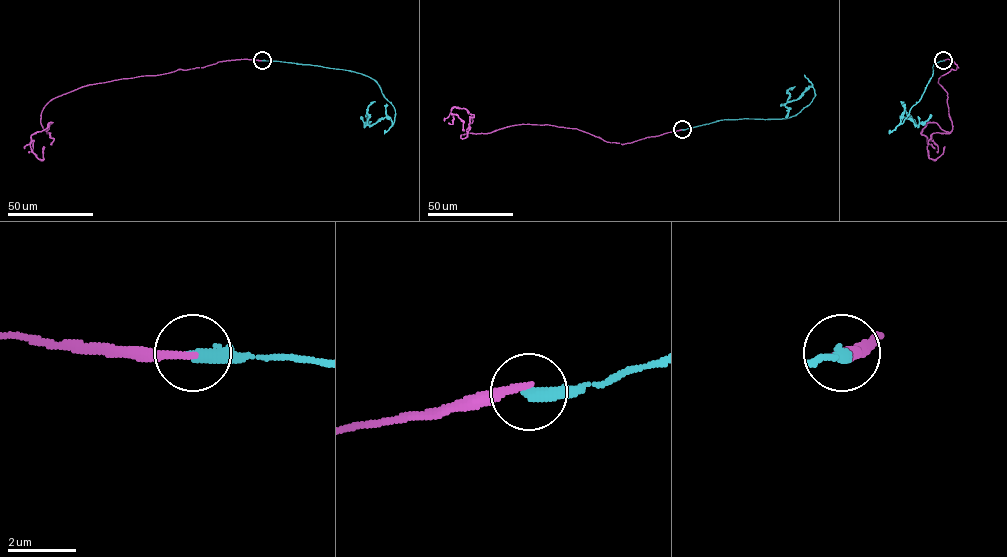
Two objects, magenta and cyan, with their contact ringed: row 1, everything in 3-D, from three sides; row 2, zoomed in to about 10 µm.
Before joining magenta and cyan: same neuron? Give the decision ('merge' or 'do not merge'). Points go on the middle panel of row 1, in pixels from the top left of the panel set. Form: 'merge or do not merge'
do not merge

